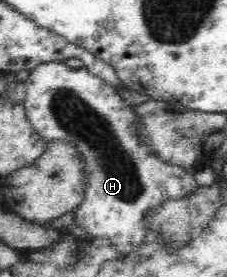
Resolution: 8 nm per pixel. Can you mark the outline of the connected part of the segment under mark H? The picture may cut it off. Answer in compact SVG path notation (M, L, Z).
M45 62L30 71L24 85L27 91L23 105L35 132L47 142L61 141L76 146L85 162L85 197L74 214L70 214L70 225L84 227L90 237L108 239L122 256L138 252L146 245L146 234L150 232L150 210L170 199L188 198L196 194L201 186L202 181L190 171L160 161L150 153L150 147L138 137L134 110L120 97L114 86L94 76L86 67L74 68L64 62Z

